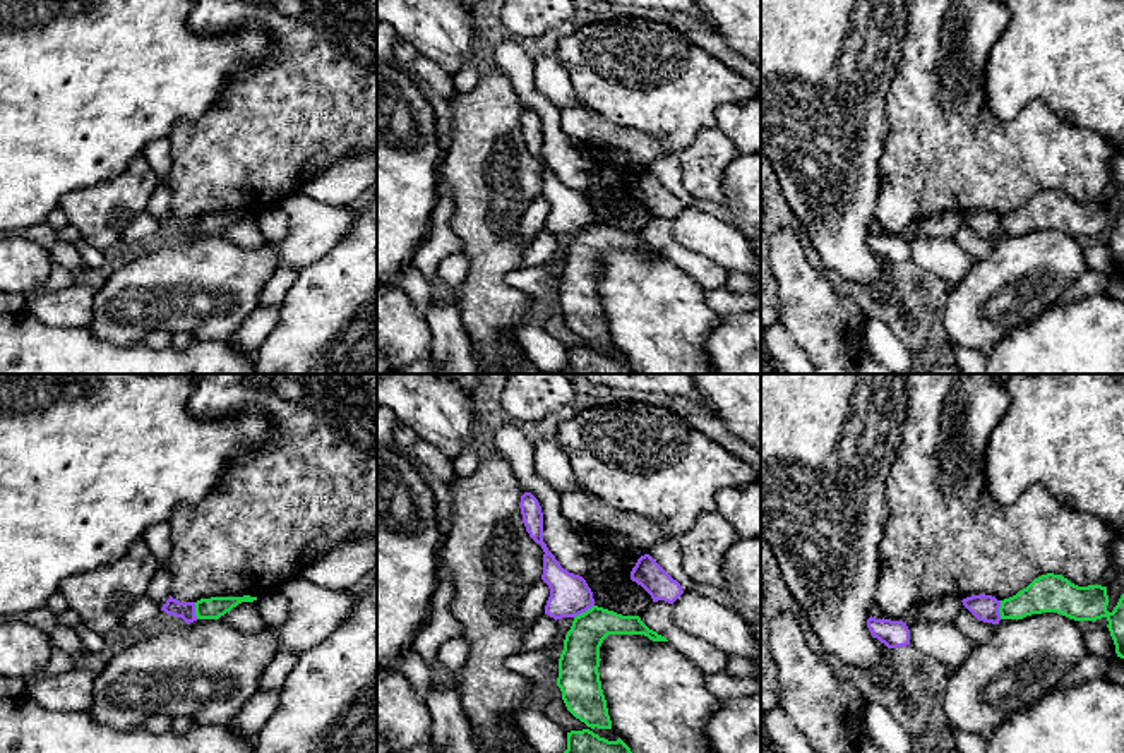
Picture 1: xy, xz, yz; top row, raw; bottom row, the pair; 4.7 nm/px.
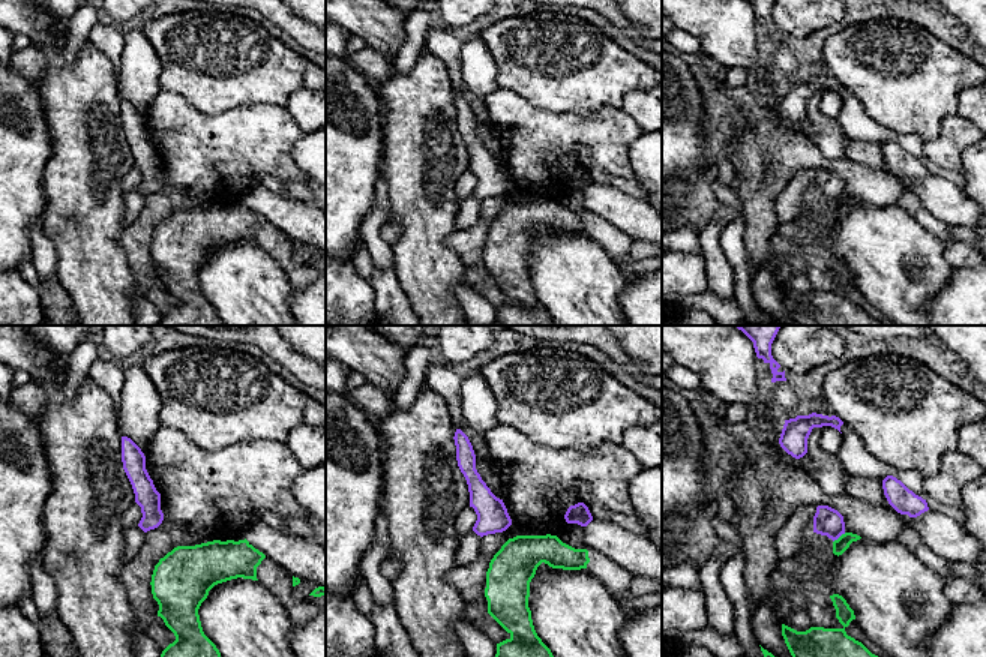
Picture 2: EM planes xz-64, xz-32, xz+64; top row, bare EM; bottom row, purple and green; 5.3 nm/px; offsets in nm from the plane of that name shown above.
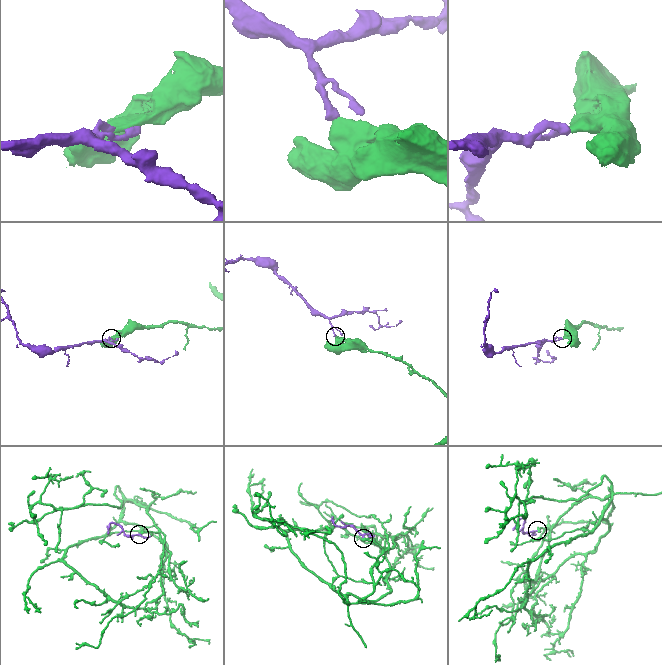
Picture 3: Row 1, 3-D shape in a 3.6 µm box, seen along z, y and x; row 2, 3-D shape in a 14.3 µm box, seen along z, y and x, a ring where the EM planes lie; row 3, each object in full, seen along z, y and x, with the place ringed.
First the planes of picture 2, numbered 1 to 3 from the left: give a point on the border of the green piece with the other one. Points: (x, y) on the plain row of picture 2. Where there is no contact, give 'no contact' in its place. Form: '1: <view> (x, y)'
1: no contact
2: no contact
3: xz+64 (839, 200)

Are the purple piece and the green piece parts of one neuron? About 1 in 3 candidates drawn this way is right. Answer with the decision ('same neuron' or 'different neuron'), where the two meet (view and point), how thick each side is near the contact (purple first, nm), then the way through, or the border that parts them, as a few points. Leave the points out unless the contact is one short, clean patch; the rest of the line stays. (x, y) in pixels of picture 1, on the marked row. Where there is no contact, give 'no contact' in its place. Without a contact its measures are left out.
different neuron; meets purple in xz at (583, 611); 190 nm thick on the purple side, 190 nm on the other; border along xz (593, 604), (574, 618)

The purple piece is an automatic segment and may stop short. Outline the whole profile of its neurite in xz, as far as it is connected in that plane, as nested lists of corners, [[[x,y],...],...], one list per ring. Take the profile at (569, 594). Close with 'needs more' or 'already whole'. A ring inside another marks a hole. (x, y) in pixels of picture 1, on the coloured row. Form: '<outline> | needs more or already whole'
[[[524,492],[519,508],[526,532],[545,552],[541,580],[550,588],[545,614],[557,621],[562,617],[576,617],[591,609],[595,599],[586,580],[564,569],[543,542],[543,513],[538,499],[531,492]]] | already whole

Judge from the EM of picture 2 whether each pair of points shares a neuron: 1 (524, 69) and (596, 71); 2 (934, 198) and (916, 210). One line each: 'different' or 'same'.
1: same
2: different

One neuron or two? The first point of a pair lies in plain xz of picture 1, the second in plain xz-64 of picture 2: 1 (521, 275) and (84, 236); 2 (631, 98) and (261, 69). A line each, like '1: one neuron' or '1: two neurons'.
1: two neurons
2: one neuron

